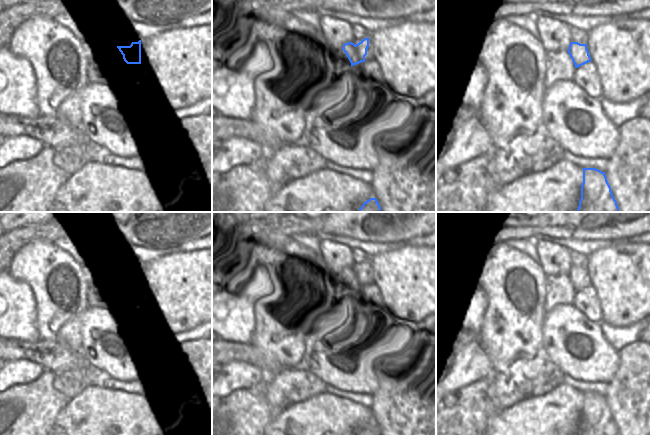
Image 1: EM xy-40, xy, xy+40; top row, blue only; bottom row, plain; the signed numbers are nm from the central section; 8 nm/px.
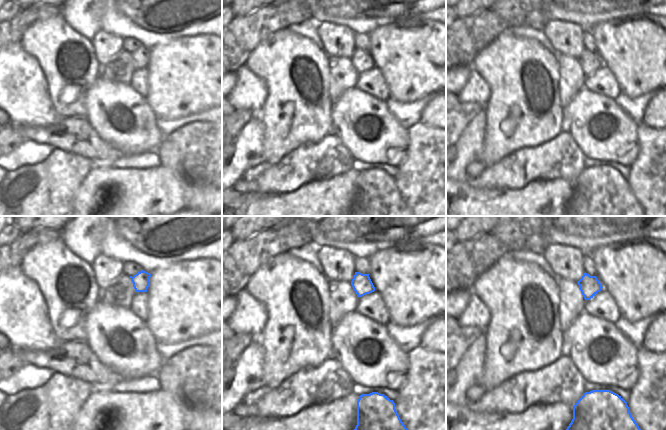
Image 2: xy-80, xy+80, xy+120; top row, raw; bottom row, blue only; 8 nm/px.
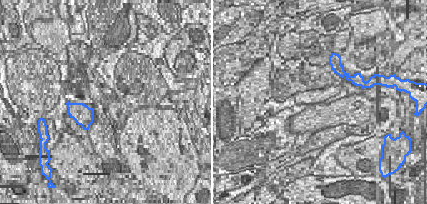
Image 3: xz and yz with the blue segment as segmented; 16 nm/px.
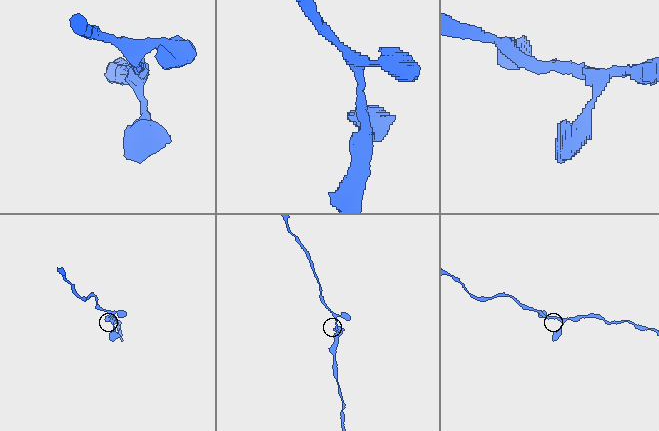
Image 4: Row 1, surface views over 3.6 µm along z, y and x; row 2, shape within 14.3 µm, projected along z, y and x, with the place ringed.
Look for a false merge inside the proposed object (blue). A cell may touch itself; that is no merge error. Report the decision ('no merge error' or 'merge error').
no merge error

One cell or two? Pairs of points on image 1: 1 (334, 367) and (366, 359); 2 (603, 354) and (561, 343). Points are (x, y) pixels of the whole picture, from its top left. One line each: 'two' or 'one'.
1: one
2: one

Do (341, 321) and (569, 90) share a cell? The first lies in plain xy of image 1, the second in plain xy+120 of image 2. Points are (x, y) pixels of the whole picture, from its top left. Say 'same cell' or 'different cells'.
different cells

